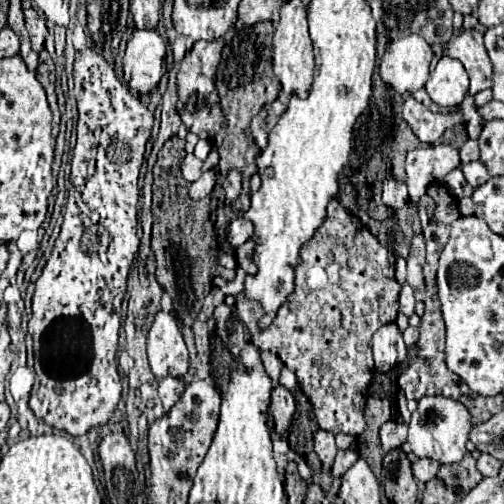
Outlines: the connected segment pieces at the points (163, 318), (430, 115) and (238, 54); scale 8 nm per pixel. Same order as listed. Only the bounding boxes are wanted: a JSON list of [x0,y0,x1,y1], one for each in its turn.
[[147,314,187,380],[402,96,463,144],[217,22,281,176]]

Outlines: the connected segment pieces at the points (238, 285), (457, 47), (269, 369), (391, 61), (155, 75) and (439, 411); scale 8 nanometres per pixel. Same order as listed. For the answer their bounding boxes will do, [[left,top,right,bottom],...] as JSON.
[[221,268,246,296],[445,30,493,96],[261,351,283,385],[379,34,433,94],[123,30,165,94],[409,396,471,464]]

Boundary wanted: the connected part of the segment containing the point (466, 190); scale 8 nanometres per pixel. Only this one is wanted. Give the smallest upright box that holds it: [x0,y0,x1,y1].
[443,168,473,200]

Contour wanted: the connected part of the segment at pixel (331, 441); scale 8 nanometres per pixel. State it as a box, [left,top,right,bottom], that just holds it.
[315,430,337,470]

